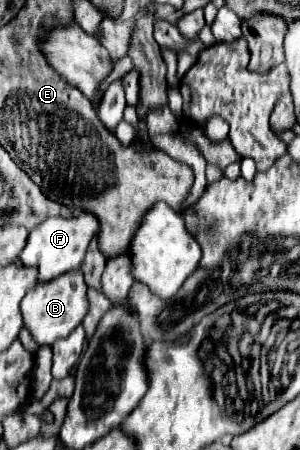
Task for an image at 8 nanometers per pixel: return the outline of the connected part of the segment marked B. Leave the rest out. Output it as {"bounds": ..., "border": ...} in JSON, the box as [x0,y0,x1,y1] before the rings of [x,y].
{"bounds":[20,270,88,346],"border":[[[72,270],[70,274],[62,274],[50,282],[36,284],[22,300],[20,312],[24,320],[24,328],[28,328],[30,336],[38,346],[52,346],[56,340],[66,338],[70,330],[74,330],[88,312],[86,284],[80,270]]]}

